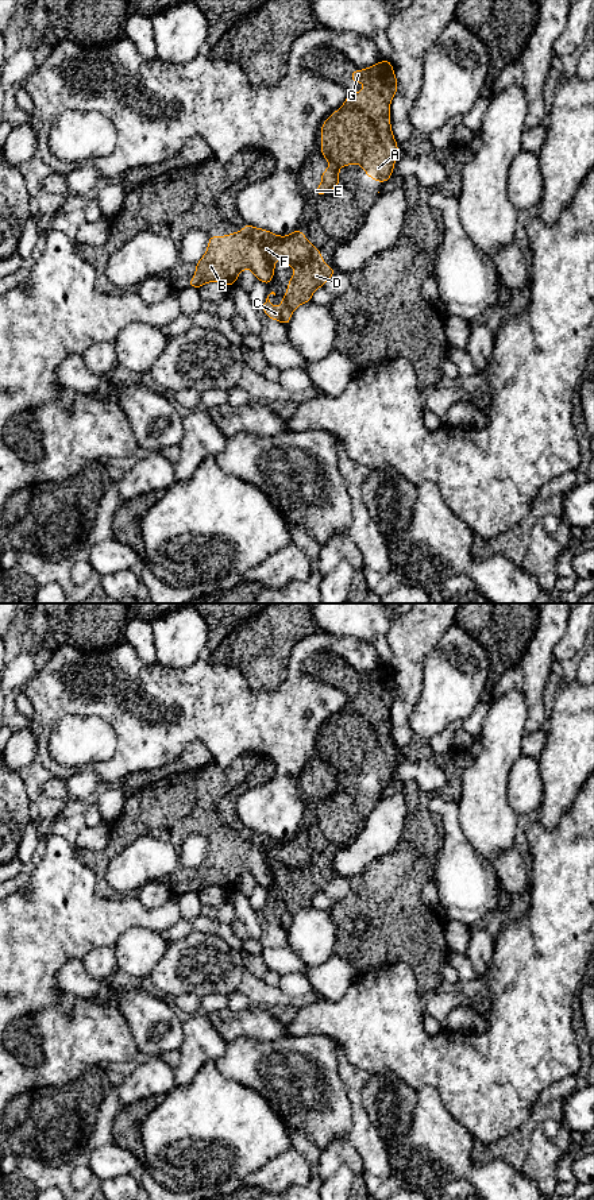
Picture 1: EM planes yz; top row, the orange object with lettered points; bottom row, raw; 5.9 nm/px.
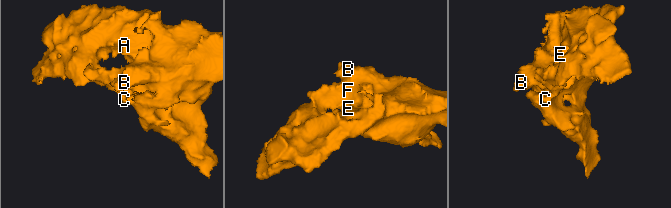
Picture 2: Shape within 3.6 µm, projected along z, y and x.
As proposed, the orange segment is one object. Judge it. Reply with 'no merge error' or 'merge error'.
no merge error

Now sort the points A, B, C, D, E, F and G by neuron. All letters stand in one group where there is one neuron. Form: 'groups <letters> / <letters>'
groups A B C D E F G

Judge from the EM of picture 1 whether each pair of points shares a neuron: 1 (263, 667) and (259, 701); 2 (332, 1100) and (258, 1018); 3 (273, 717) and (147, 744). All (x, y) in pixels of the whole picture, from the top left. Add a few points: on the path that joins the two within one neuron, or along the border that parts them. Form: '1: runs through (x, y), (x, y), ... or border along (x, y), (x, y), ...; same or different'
1: border along (238, 668), (251, 687), (266, 690), (288, 672); different
2: border along (246, 1035), (259, 1041), (276, 1041), (285, 1037); different
3: runs through (242, 717), (196, 717), (189, 718), (178, 728); same

